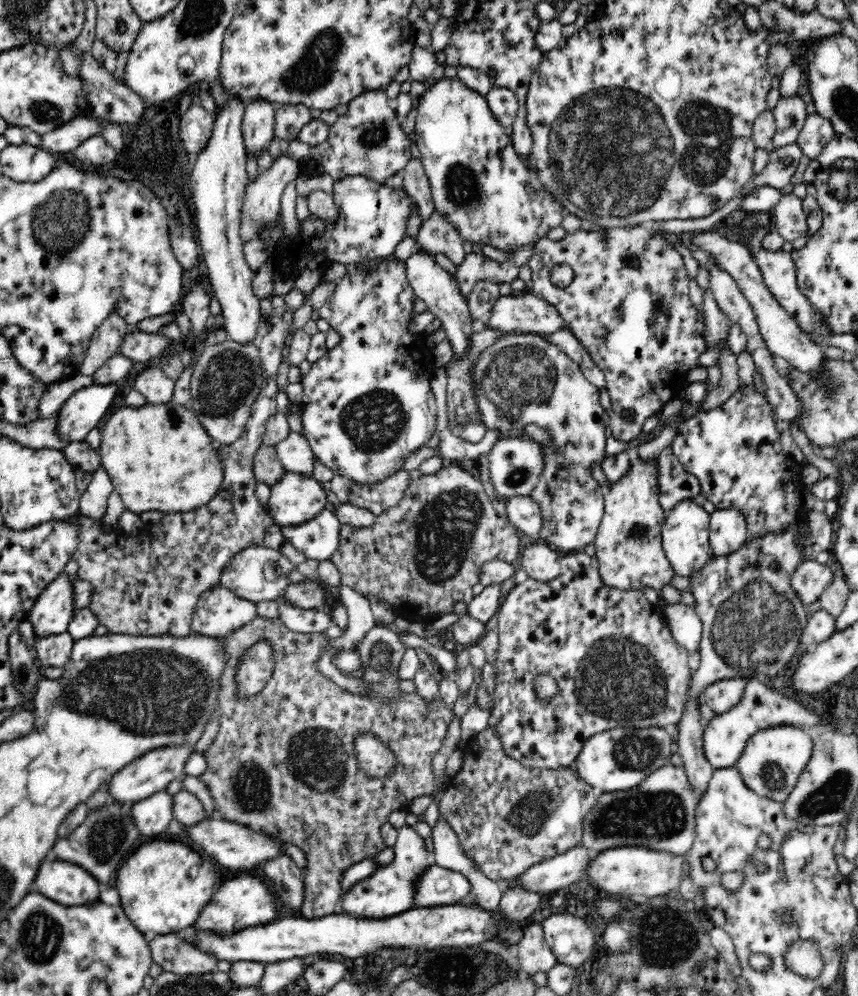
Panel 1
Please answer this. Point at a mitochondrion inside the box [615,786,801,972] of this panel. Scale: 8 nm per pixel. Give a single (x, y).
(664, 934)

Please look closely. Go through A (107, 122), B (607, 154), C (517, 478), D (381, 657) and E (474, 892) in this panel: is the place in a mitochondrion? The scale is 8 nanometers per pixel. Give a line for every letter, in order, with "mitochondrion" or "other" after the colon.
A: other
B: mitochondrion
C: mitochondrion
D: mitochondrion
E: other

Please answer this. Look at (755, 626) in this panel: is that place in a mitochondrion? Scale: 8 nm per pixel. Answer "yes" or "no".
yes

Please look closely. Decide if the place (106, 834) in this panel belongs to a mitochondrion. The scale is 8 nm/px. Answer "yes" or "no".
yes

